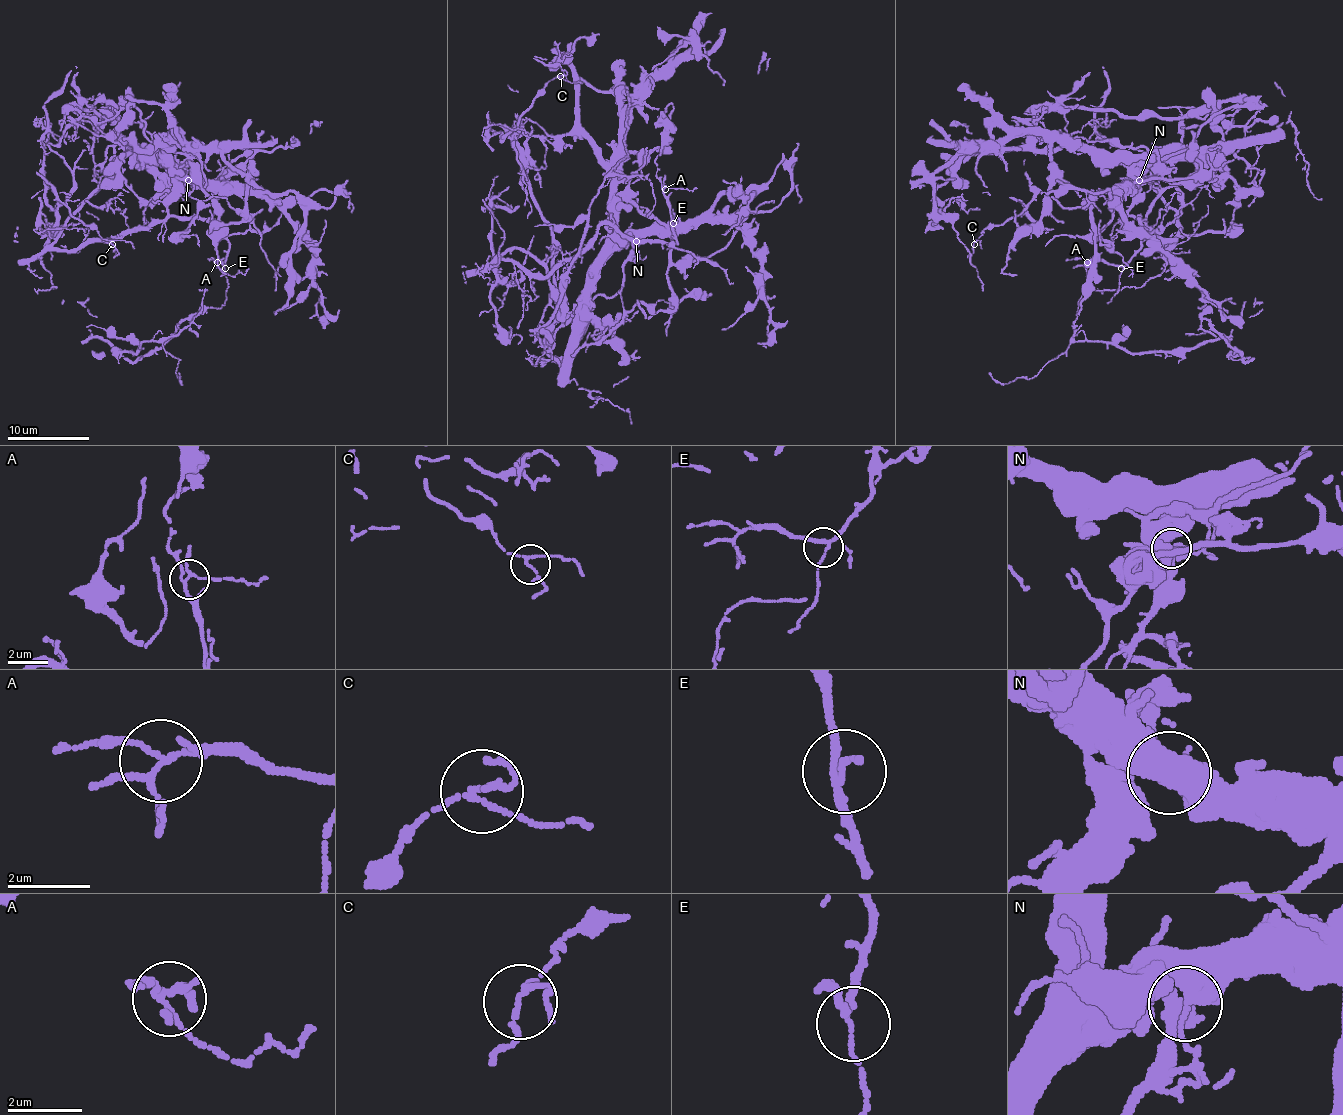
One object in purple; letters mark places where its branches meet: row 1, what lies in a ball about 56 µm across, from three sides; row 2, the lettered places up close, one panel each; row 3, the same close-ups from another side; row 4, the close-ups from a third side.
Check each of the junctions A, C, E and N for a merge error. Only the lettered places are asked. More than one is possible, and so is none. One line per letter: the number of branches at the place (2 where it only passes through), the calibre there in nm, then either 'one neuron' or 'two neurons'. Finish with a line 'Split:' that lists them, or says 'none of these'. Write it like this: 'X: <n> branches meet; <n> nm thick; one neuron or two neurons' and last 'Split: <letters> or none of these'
A: 4 branches meet; 120 nm thick; one neuron
C: 3 branches meet; 110 nm thick; one neuron
E: 3 branches meet; 140 nm thick; one neuron
N: 2 branches meet; 480 nm thick; two neurons
Split: N

